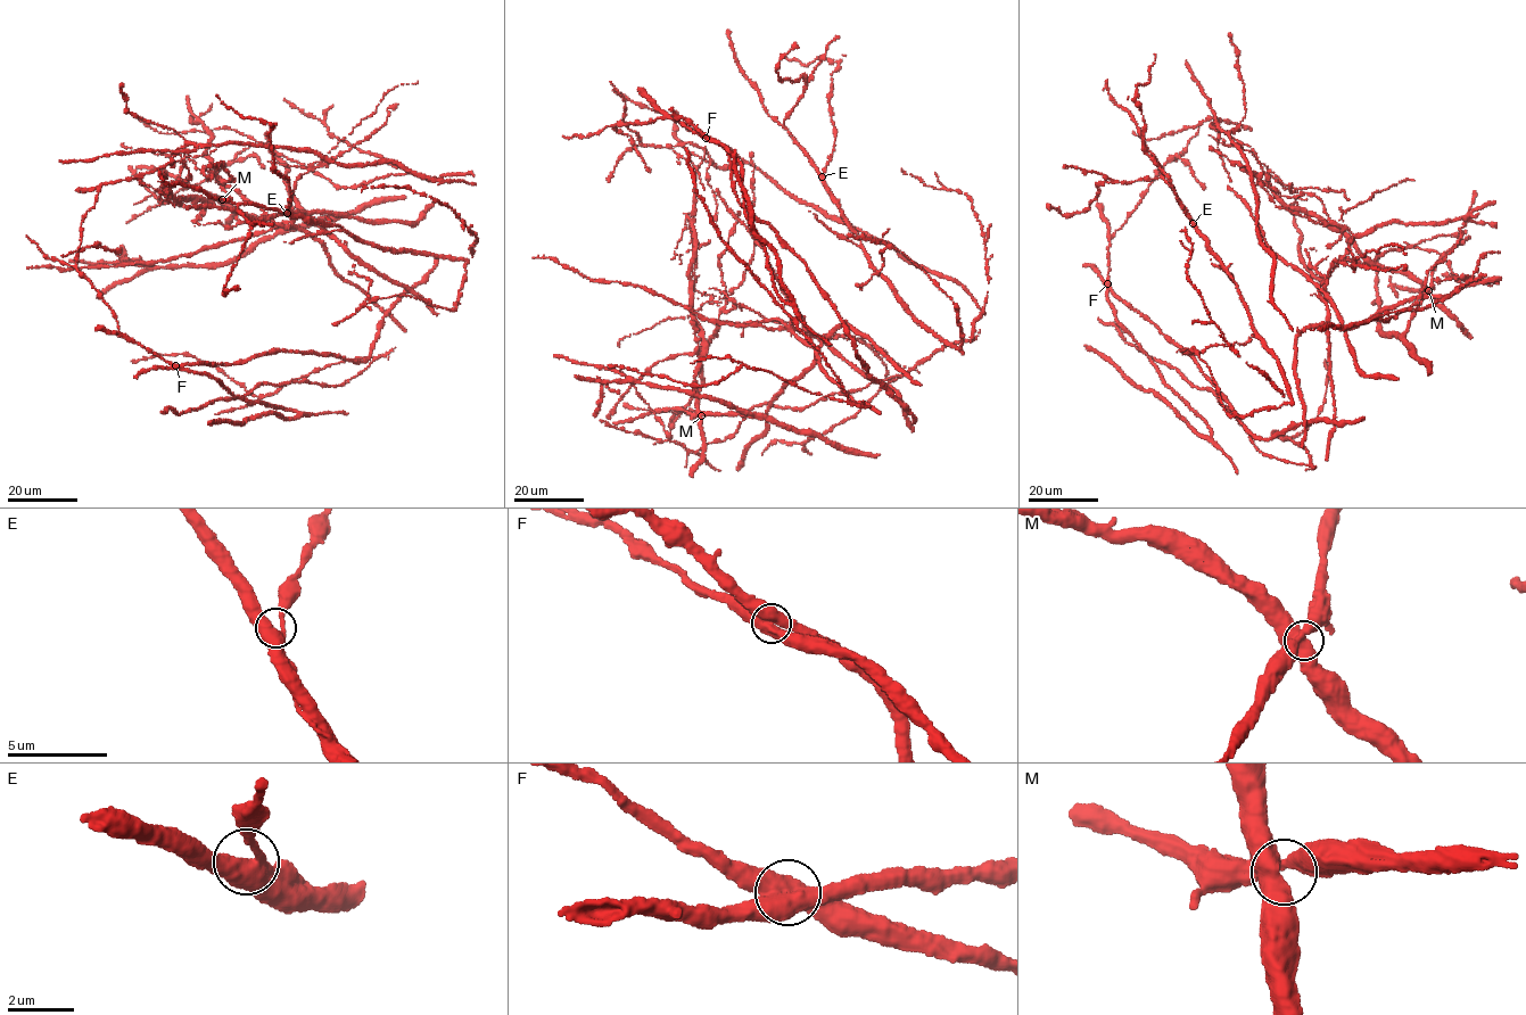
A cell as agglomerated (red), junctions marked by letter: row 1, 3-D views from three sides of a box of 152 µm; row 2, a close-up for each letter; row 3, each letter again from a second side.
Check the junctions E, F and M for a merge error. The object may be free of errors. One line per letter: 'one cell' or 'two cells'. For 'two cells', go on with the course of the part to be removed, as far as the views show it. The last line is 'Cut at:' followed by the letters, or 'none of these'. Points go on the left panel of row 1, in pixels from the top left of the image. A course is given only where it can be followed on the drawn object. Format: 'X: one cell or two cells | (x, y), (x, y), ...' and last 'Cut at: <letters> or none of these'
E: one cell
F: one cell
M: one cell
Cut at: none of these

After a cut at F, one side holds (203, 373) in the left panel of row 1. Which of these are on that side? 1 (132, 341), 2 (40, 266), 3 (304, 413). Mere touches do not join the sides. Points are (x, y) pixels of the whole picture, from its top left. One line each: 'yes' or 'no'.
1: yes
2: no
3: yes

